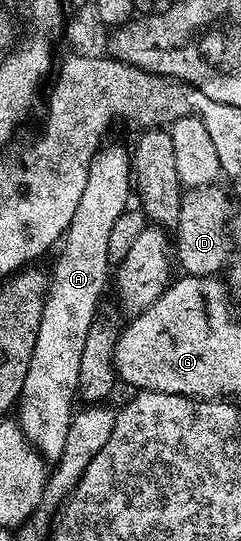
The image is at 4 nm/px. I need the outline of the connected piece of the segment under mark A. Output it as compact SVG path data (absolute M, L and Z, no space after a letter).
M103 145L88 168L88 184L84 184L84 196L80 196L76 216L72 216L70 229L61 239L62 251L59 252L58 259L54 262L54 271L52 269L49 271L44 312L36 334L36 348L32 354L32 364L28 366L28 376L24 380L22 389L20 425L26 437L34 443L38 453L47 460L57 460L64 450L70 419L76 410L80 360L84 351L84 342L88 337L89 329L99 317L97 315L98 301L101 300L106 286L108 290L108 283L112 278L112 263L108 260L108 235L112 232L112 224L116 224L116 219L132 202L131 151L127 147L125 150L122 146L110 145Z

